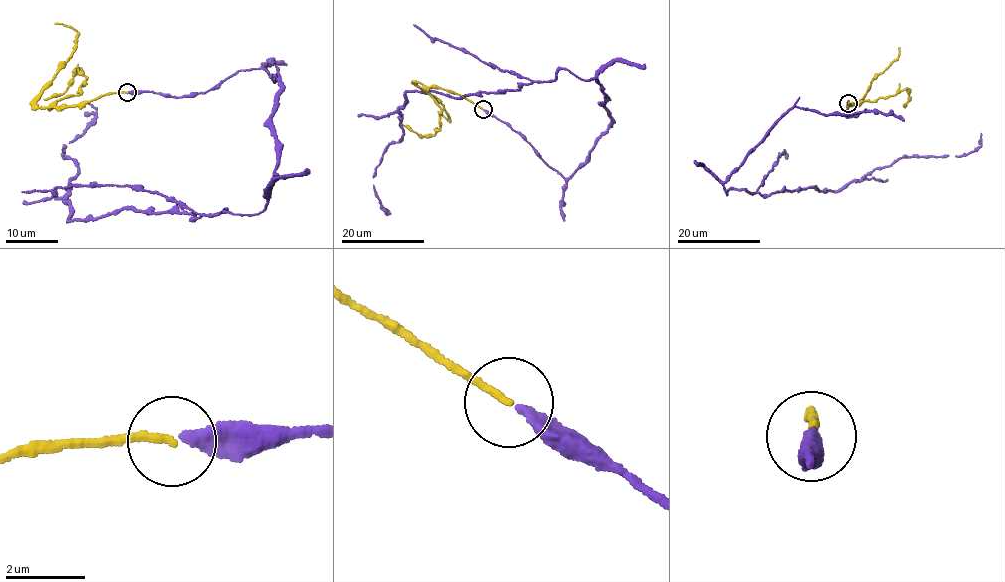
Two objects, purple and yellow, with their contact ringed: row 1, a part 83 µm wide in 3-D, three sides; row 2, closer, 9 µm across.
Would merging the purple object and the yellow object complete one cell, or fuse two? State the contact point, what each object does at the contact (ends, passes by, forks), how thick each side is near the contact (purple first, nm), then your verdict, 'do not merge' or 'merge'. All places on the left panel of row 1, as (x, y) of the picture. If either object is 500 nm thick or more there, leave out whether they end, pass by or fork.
(127, 92) | purple ends | yellow ends | 300/180 nm | merge

